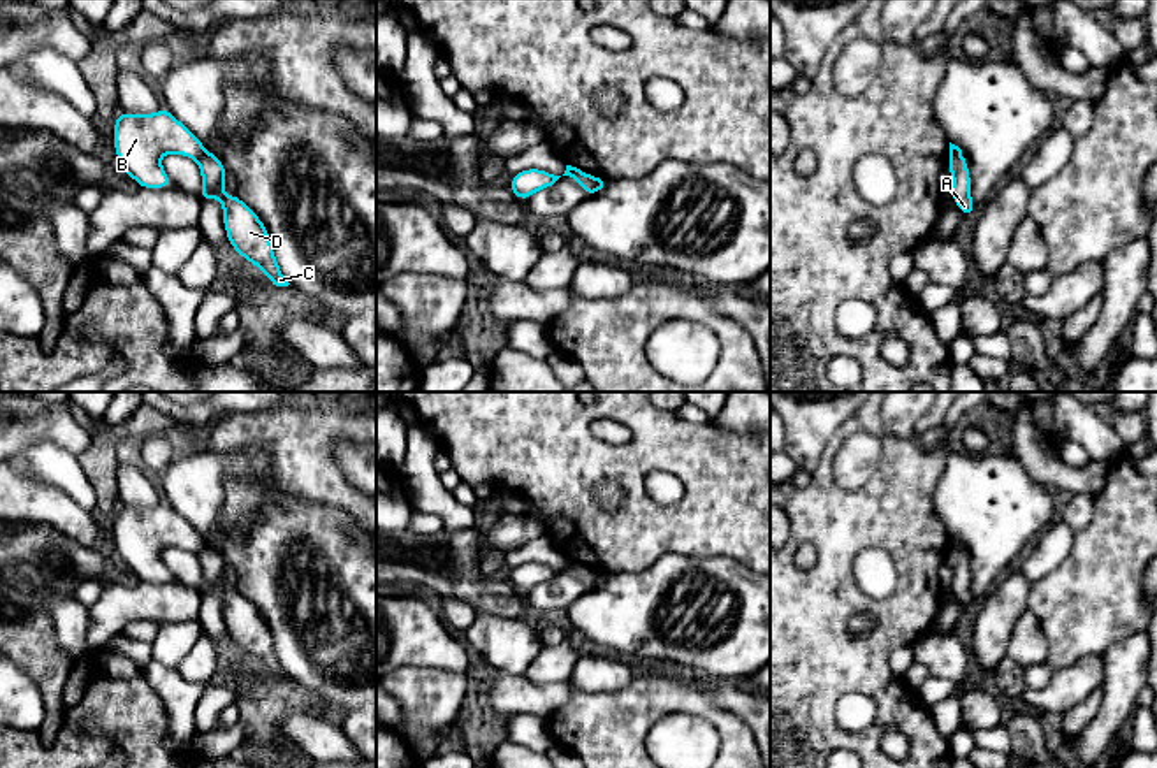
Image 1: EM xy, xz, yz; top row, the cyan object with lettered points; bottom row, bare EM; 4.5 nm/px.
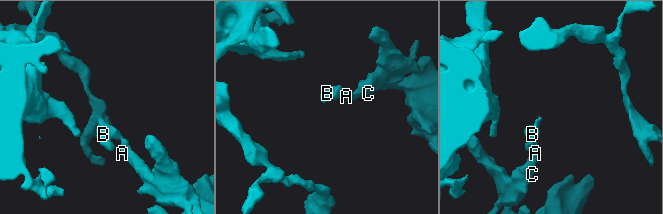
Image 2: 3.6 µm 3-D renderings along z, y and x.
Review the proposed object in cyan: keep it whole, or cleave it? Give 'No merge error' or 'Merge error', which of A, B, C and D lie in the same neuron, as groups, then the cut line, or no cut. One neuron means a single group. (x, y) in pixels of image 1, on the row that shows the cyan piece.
Merge error. Groups: A C D / B. Split along xy (206, 152), (197, 160)

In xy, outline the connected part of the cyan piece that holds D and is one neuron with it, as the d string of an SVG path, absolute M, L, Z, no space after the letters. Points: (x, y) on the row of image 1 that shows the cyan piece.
M206 151L199 160L202 174L200 202L220 199L223 204L223 225L229 244L248 262L255 264L276 286L288 286L274 258L273 243L266 225L237 195L223 193L225 165L213 153Z

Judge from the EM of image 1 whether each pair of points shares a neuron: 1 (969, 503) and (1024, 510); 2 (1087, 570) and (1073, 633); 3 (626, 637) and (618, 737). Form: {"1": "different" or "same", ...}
{"1": "same", "2": "same", "3": "different"}

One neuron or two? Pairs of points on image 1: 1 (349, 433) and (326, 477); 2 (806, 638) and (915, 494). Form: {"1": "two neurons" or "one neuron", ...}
{"1": "one neuron", "2": "one neuron"}

